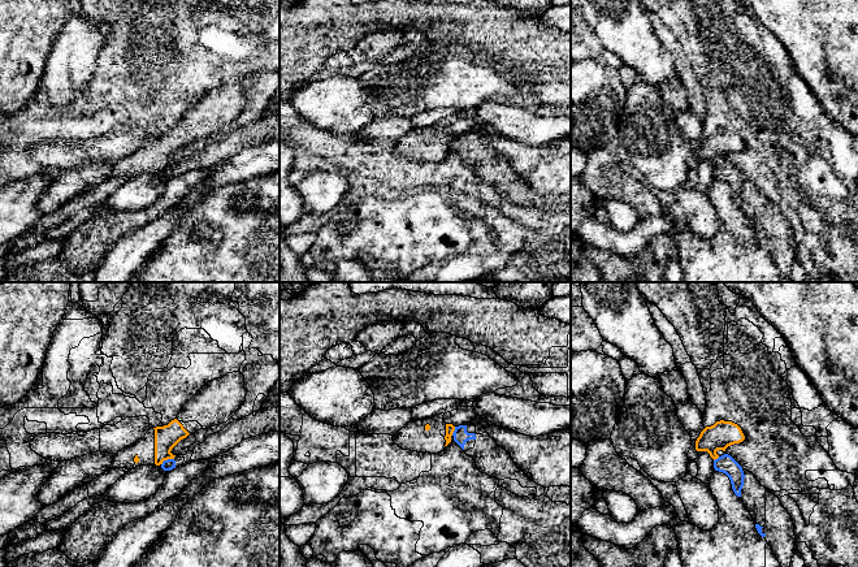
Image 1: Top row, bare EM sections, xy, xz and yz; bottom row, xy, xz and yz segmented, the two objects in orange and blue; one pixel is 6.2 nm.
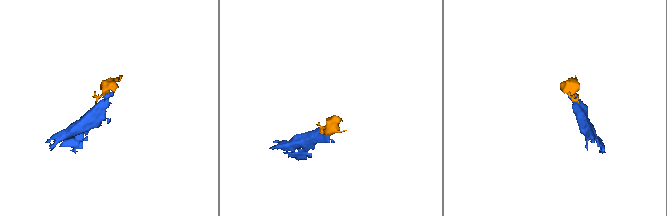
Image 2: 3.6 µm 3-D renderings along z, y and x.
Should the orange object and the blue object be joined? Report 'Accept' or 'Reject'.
Reject

